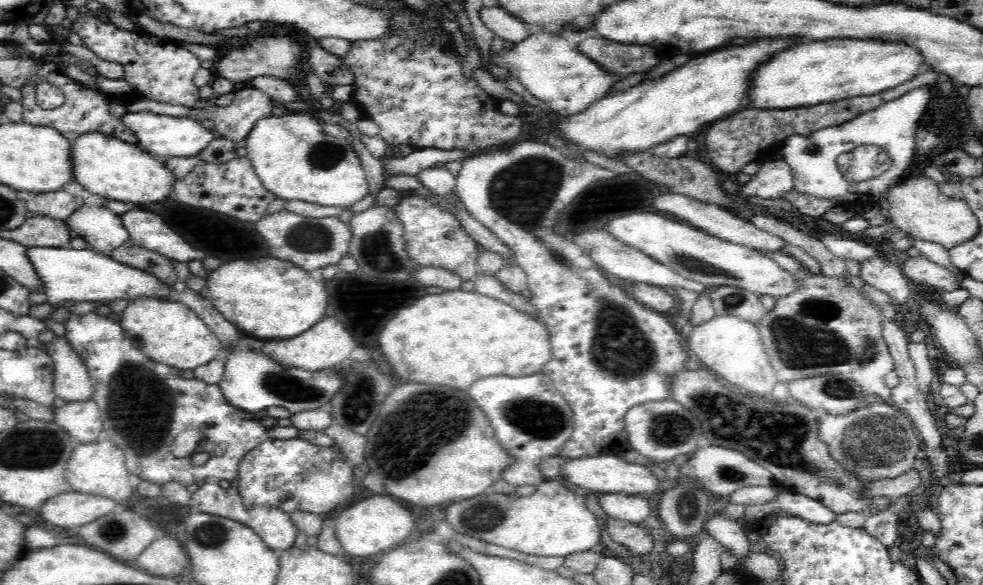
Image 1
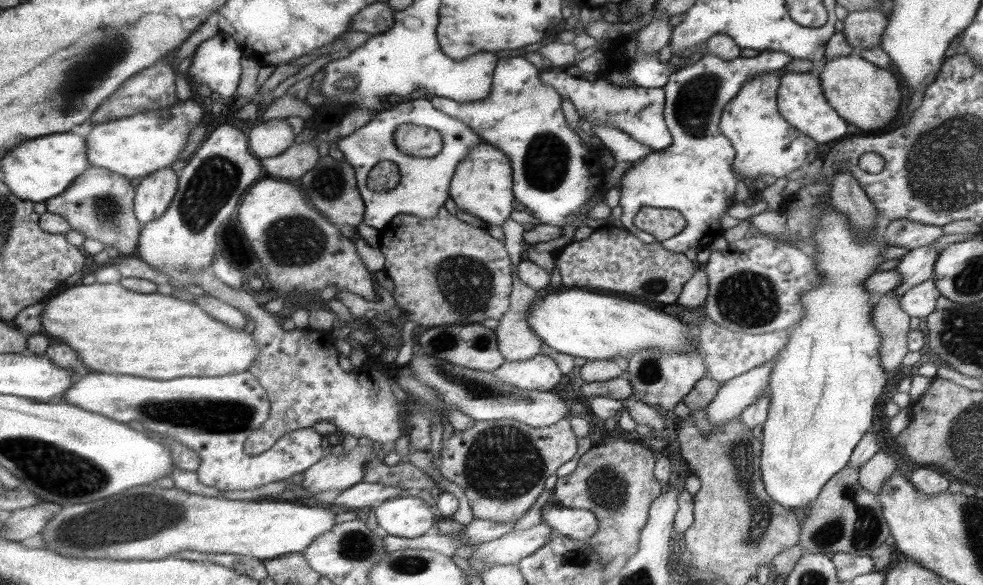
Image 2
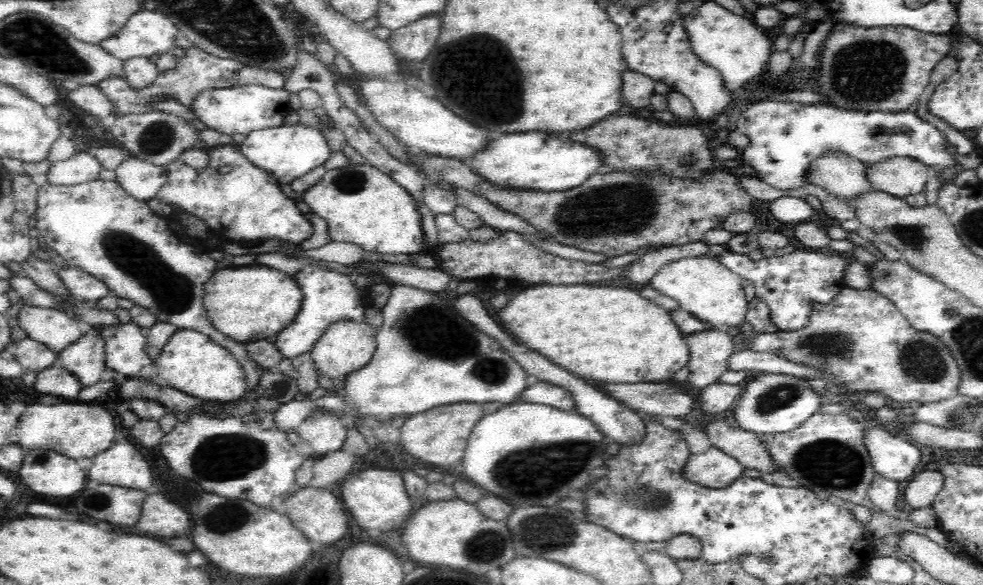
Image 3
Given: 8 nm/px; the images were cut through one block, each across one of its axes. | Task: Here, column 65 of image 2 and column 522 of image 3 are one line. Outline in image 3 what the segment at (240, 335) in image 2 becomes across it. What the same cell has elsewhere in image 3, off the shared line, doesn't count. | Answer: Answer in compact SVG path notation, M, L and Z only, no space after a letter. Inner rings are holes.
M538 285L520 288L520 294L508 308L500 310L504 328L518 343L548 357L574 376L590 376L590 379L606 382L659 383L671 380L671 376L686 368L691 351L685 334L672 318L672 312L642 296L641 291L629 287L598 285Z

